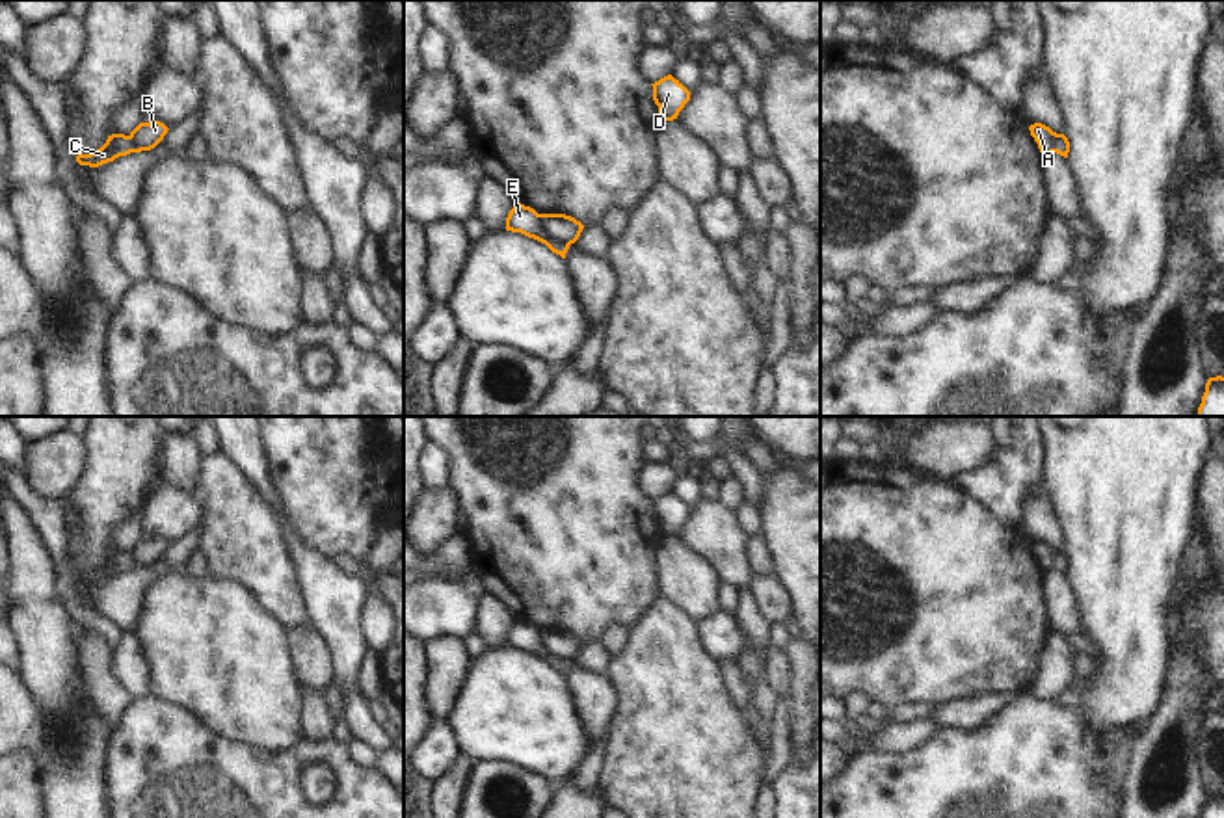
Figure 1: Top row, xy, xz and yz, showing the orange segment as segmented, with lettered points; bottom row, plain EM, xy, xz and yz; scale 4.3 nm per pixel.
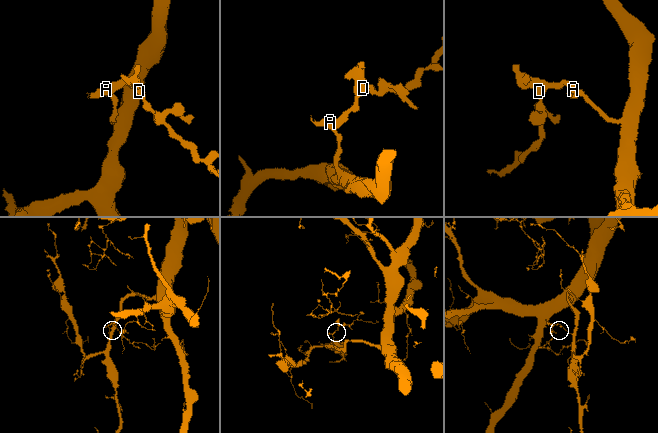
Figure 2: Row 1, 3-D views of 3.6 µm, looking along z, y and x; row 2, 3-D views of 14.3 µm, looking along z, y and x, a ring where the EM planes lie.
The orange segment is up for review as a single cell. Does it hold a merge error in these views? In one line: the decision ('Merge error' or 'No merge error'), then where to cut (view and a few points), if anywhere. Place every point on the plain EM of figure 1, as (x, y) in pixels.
Merge error. Split along xz (538, 631), (540, 644), (551, 655), (568, 662)

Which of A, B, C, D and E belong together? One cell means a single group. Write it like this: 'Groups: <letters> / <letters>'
Groups: A B D / C E

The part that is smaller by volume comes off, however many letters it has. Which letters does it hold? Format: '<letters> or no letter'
A, B, D

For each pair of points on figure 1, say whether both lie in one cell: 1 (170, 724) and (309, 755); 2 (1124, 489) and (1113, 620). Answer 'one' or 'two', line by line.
1: one
2: one

